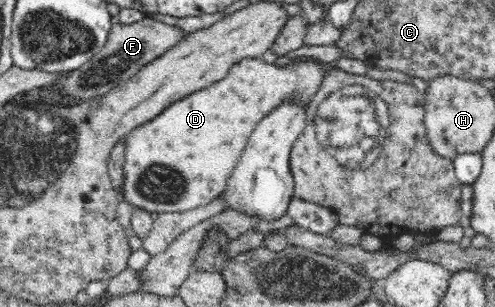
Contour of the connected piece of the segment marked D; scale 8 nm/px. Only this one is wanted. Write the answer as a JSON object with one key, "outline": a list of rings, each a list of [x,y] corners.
{"outline":[[[245,58],[229,68],[225,78],[169,104],[161,115],[133,129],[123,139],[126,149],[121,200],[153,215],[185,212],[209,204],[226,189],[257,122],[287,96],[308,104],[319,90],[325,70],[323,63],[313,59],[277,67]]]}

